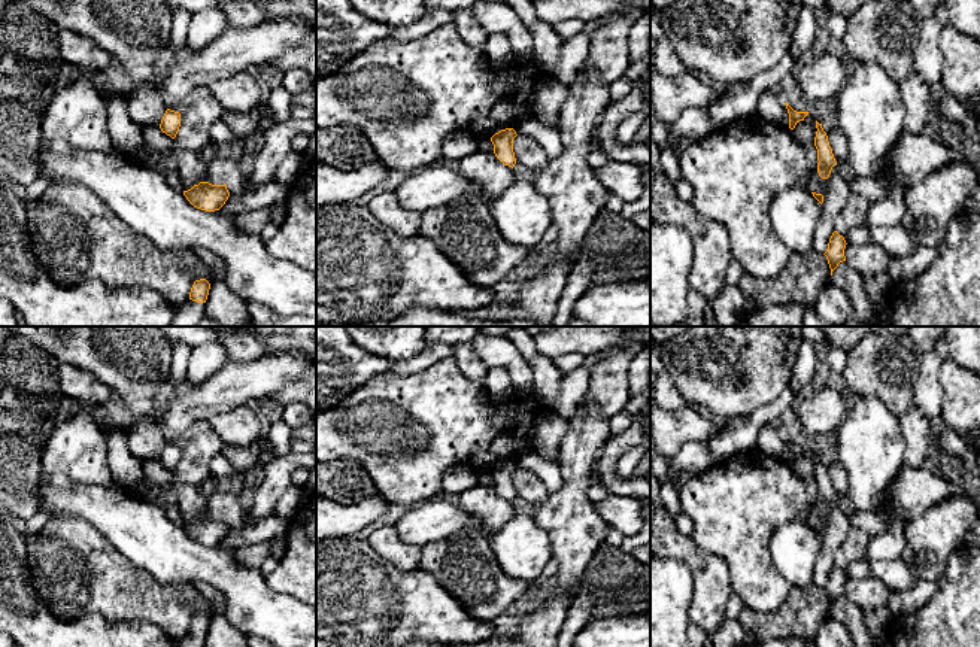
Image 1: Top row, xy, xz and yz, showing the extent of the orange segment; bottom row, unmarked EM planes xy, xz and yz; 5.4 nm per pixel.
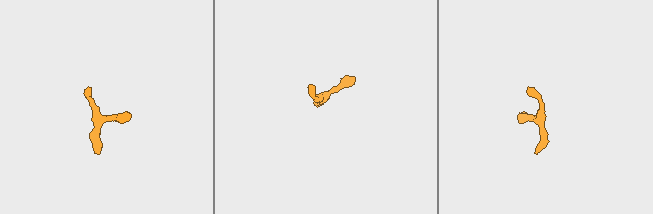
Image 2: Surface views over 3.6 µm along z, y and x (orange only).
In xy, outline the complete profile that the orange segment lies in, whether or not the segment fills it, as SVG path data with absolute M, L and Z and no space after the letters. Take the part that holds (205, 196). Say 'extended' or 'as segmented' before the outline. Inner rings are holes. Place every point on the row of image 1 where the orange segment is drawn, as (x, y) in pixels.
as segmented; M200 182L191 189L183 191L186 200L197 209L206 212L219 210L230 197L227 185L212 185L209 182Z

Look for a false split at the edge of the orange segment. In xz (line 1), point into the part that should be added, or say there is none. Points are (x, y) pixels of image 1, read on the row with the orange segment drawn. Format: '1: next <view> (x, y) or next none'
1: next none

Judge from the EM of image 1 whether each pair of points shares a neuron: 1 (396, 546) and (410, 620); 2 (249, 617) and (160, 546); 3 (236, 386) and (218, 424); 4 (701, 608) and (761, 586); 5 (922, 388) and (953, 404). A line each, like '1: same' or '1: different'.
1: different
2: same
3: different
4: different
5: different

